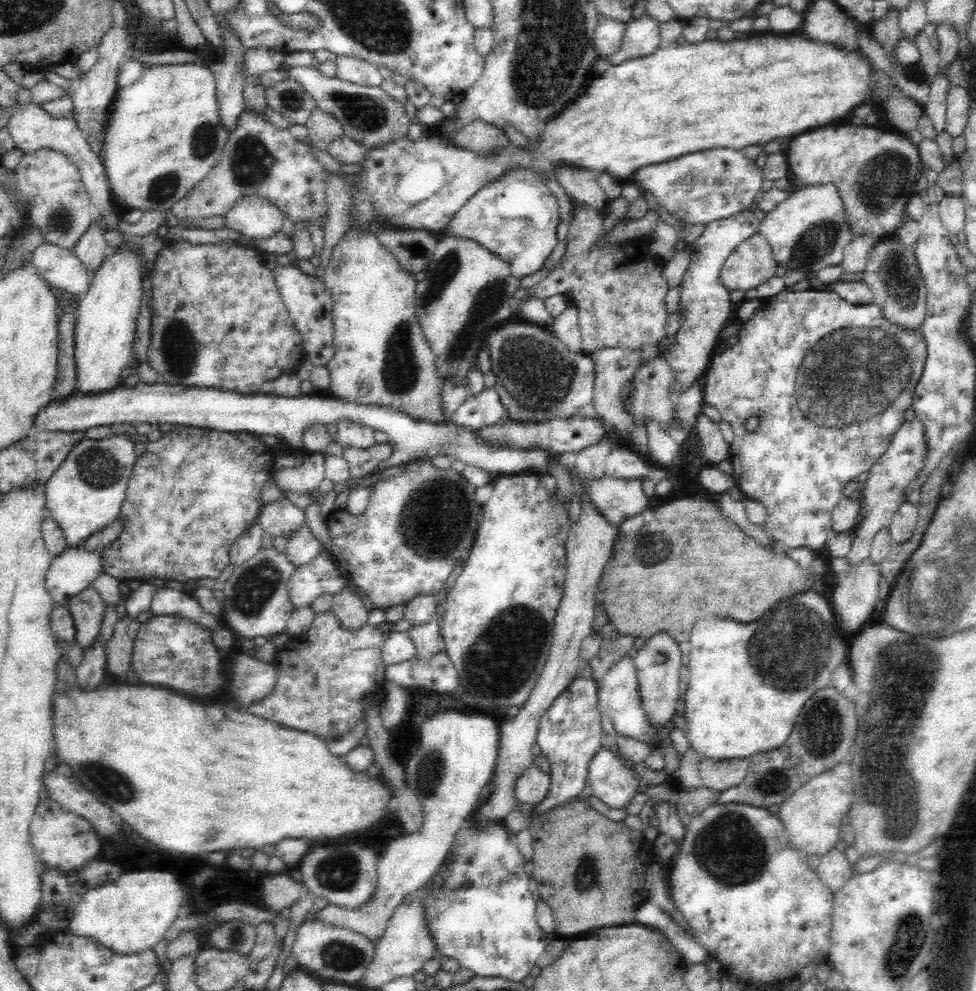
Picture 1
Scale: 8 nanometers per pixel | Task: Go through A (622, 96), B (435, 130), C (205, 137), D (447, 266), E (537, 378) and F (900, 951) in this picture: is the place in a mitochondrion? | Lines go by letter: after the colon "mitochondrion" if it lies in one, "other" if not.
A: other
B: other
C: mitochondrion
D: mitochondrion
E: mitochondrion
F: mitochondrion

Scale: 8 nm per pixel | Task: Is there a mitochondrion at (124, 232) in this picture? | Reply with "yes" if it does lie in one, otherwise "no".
no

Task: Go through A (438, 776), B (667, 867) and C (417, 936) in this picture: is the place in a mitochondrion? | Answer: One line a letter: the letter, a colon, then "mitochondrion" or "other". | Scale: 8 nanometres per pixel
A: mitochondrion
B: other
C: other

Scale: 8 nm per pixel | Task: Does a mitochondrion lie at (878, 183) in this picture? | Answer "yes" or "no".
yes

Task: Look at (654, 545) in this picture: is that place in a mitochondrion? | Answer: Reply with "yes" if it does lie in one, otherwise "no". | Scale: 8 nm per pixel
yes

